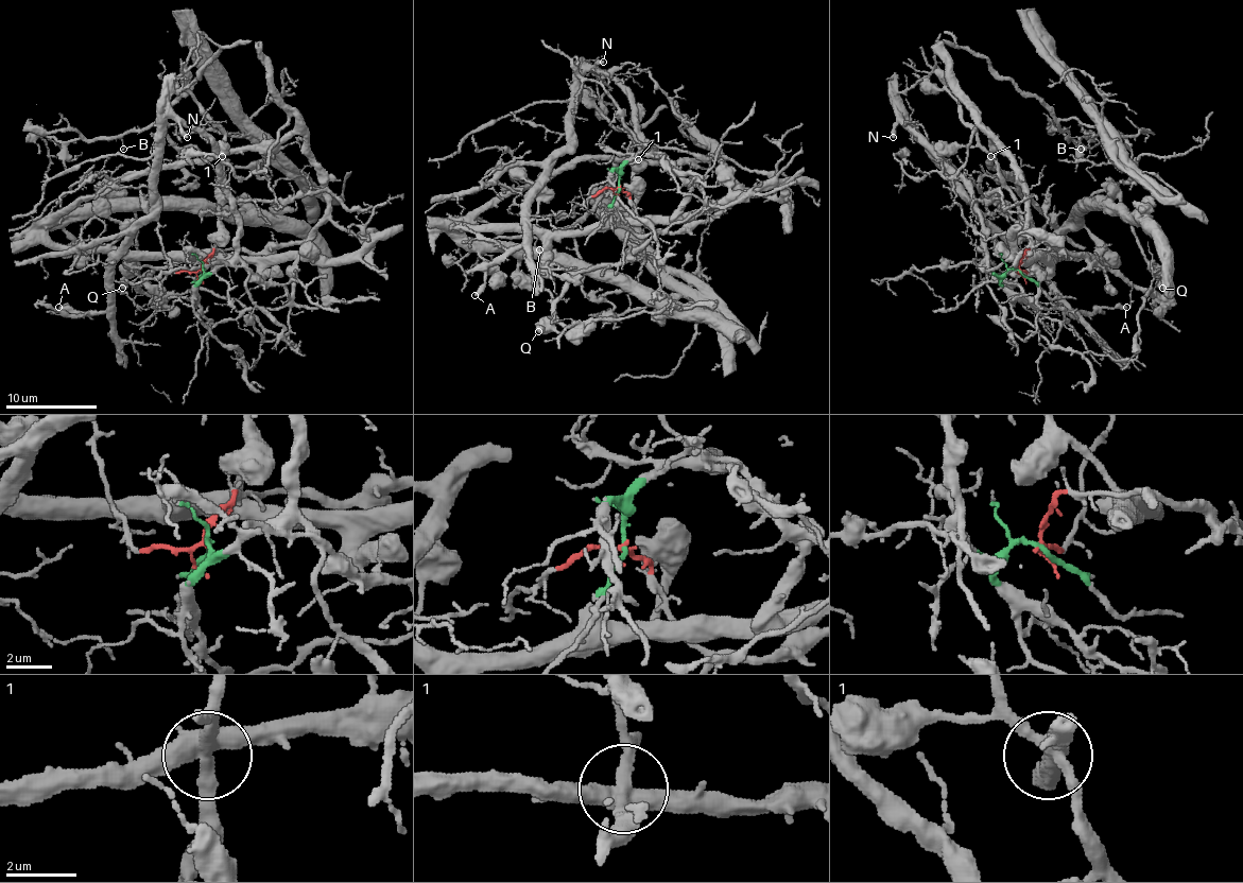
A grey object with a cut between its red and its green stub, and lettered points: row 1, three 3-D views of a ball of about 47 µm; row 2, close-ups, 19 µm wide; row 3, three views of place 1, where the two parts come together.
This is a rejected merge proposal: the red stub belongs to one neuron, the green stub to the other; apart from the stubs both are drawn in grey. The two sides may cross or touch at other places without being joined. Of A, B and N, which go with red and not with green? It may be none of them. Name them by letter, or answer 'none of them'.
B

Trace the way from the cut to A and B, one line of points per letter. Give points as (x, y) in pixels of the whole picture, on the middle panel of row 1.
A: (618, 186), (654, 152), (634, 100), (592, 70), (529, 231), (475, 295)
B: (618, 186), (644, 225), (688, 231), (742, 195), (724, 159), (663, 106), (600, 200), (536, 241), (540, 249)

